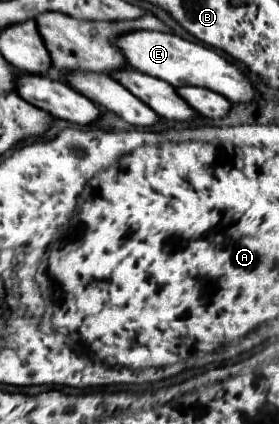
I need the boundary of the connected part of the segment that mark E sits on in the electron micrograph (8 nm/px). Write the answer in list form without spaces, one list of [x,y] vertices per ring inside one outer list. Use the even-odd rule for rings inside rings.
[[[134,30],[120,34],[112,40],[116,50],[124,56],[126,64],[134,70],[140,70],[142,74],[160,78],[168,82],[174,88],[182,86],[202,86],[212,92],[218,92],[226,96],[230,102],[250,102],[256,98],[256,92],[250,84],[250,80],[228,60],[224,60],[220,54],[216,54],[212,48],[206,48],[196,42],[182,40],[174,34],[166,32],[154,32],[154,30]]]

